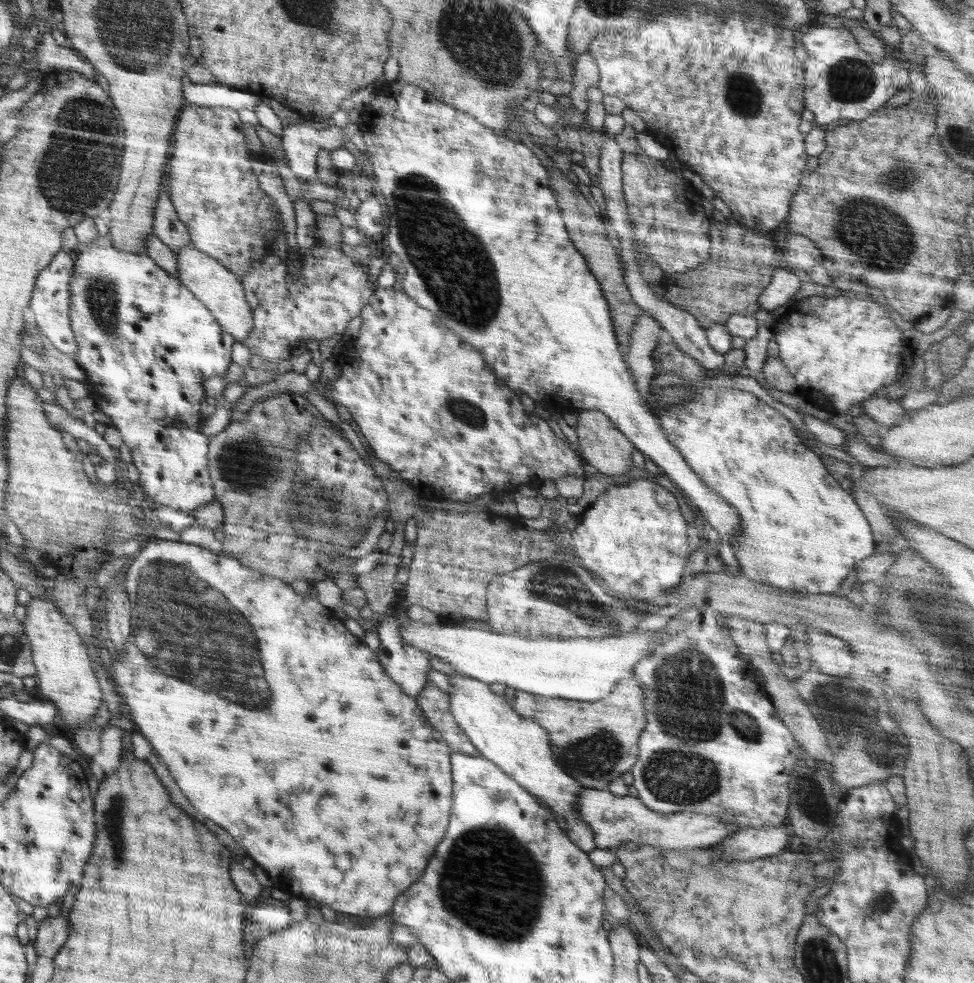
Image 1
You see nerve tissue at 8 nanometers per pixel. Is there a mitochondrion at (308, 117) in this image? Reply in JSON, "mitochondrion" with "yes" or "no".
{"mitochondrion":"no"}

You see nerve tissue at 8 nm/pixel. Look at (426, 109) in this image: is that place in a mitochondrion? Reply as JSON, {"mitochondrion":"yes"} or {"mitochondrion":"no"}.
{"mitochondrion":"no"}

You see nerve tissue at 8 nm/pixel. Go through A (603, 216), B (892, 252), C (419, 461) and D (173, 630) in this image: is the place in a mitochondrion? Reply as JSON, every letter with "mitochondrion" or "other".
{"A":"other","B":"mitochondrion","C":"other","D":"mitochondrion"}

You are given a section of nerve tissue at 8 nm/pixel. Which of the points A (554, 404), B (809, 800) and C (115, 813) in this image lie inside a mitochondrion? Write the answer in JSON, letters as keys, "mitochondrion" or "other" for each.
{"A":"other","B":"mitochondrion","C":"mitochondrion"}

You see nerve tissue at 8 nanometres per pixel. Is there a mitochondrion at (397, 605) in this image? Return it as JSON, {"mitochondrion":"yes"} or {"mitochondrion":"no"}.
{"mitochondrion":"no"}

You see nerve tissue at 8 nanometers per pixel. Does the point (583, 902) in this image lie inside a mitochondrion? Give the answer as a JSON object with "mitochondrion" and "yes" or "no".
{"mitochondrion":"no"}

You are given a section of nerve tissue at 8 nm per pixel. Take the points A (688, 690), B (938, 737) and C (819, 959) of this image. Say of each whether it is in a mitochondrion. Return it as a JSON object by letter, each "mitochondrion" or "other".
{"A":"mitochondrion","B":"other","C":"mitochondrion"}

